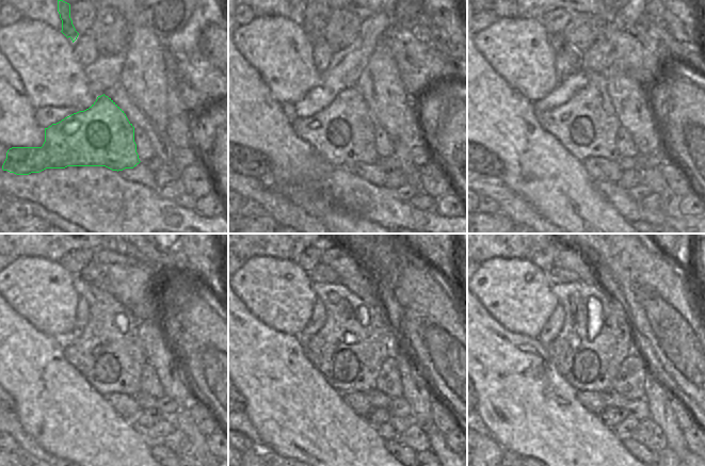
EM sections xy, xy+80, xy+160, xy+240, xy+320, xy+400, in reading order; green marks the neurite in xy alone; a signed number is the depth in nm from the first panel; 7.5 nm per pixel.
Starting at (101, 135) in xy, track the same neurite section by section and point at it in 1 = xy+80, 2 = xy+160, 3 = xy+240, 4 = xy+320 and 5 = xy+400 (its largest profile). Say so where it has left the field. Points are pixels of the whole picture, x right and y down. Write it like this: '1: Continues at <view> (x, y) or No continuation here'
1: Continues at xy+80 (343, 133)
2: Continues at xy+160 (587, 125)
3: Continues at xy+240 (108, 352)
4: Continues at xy+320 (350, 349)
5: Continues at xy+400 (595, 338)

